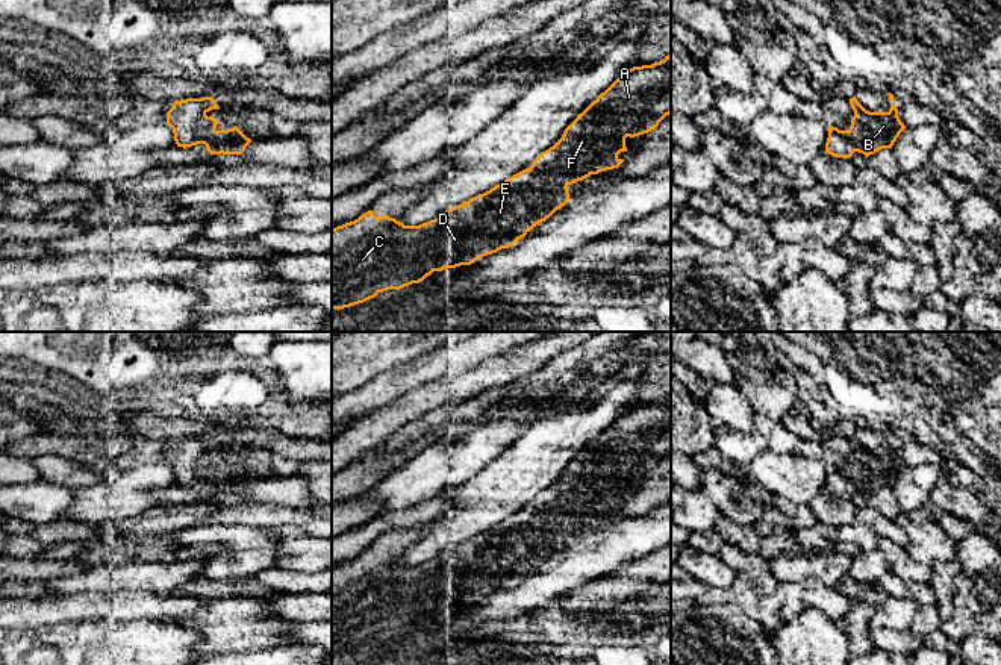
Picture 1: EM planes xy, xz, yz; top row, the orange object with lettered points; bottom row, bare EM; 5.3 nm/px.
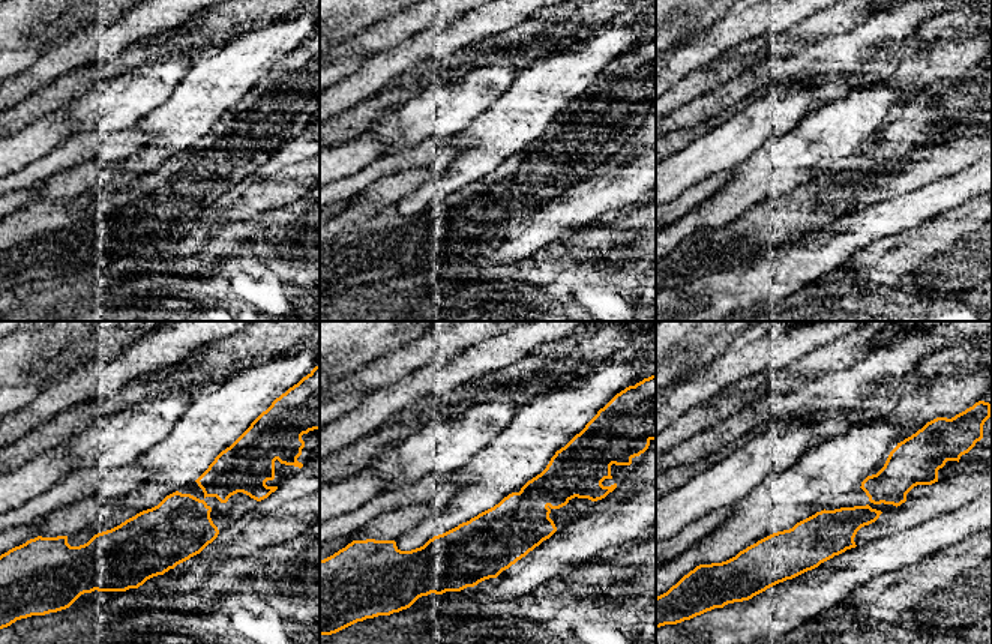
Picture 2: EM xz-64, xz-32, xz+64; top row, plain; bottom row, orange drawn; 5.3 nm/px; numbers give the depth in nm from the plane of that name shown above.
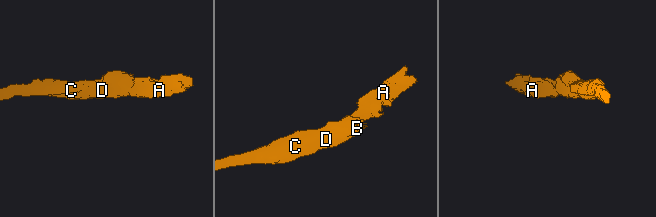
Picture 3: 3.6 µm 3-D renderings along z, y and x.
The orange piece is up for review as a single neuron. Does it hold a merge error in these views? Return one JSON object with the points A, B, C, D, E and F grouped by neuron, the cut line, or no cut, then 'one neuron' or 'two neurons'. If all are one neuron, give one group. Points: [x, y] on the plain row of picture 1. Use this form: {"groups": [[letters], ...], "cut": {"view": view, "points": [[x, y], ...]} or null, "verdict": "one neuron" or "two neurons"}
{"groups": [["A", "B", "C", "D", "E", "F"]], "cut": null, "verdict": "one neuron"}

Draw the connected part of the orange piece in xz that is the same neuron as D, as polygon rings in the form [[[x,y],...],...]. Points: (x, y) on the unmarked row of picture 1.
[[[671,394],[665,395],[663,400],[654,401],[651,404],[633,406],[621,414],[604,432],[601,432],[577,457],[565,468],[562,477],[548,489],[542,491],[530,507],[525,507],[507,520],[495,524],[489,530],[479,533],[468,541],[457,544],[445,551],[442,551],[438,557],[423,562],[419,565],[404,565],[403,562],[391,557],[388,554],[376,556],[373,550],[362,553],[357,559],[345,562],[332,568],[332,648],[344,648],[359,642],[363,642],[370,638],[374,638],[379,632],[388,629],[401,629],[412,623],[423,621],[433,610],[442,610],[445,607],[456,607],[460,604],[471,604],[477,598],[497,592],[501,588],[512,586],[518,579],[524,577],[536,564],[550,557],[557,548],[565,545],[569,539],[568,526],[589,517],[591,514],[598,514],[606,509],[618,507],[624,498],[619,498],[618,494],[621,491],[627,491],[625,477],[635,477],[644,473],[654,470],[659,462],[671,453]]]

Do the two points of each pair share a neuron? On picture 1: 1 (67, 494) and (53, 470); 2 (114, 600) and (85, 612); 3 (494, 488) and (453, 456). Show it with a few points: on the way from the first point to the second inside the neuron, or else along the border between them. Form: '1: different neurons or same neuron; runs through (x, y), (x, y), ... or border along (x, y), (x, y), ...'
1: different neurons; border along (40, 479), (49, 479), (74, 490)
2: same neuron; runs through (106, 606), (93, 606)
3: different neurons; border along (505, 452), (453, 488)

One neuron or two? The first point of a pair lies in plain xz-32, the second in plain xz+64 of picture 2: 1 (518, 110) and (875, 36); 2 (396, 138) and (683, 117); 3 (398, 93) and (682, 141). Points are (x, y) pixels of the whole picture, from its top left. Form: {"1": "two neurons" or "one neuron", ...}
{"1": "two neurons", "2": "two neurons", "3": "one neuron"}

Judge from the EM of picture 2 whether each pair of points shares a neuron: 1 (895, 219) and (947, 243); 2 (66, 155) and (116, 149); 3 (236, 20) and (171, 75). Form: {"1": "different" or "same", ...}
{"1": "different", "2": "same", "3": "different"}

